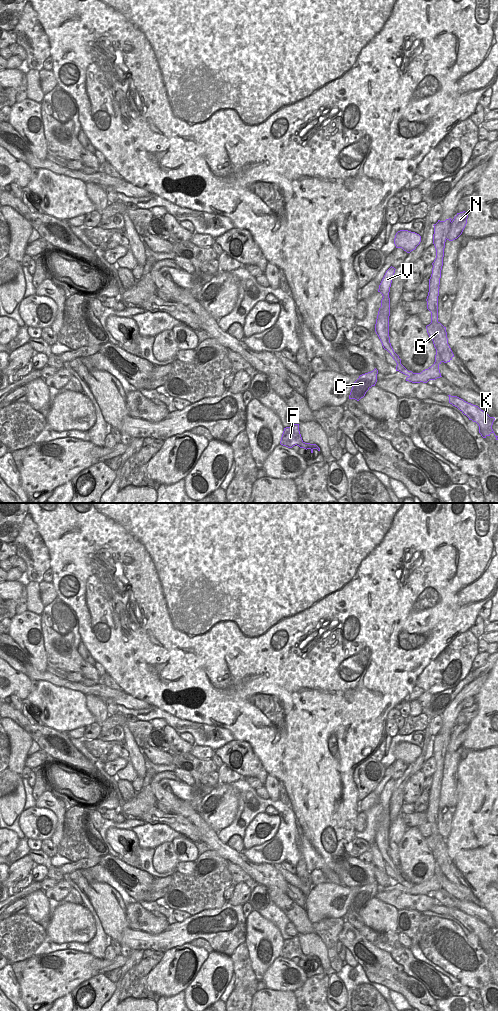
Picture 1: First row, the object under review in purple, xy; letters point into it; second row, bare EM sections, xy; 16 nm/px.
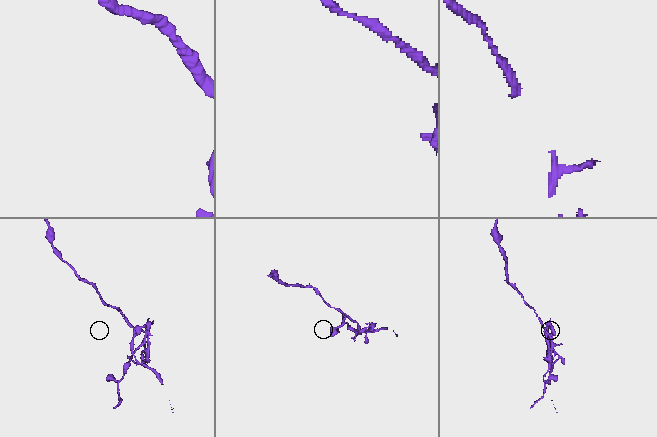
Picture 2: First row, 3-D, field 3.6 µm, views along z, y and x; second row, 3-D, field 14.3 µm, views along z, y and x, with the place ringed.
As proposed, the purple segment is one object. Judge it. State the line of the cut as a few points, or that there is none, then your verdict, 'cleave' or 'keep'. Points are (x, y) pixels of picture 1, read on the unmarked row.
cut xy (414, 885), (409, 888); cleave

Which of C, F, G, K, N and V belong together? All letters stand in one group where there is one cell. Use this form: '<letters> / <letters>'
C F G N / K V

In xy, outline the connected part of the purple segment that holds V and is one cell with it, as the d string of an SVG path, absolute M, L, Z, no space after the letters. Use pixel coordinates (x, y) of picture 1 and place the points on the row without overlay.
M390 779L380 797L378 804L380 804L383 808L381 812L381 819L379 820L376 836L375 836L375 844L378 847L382 858L385 862L387 862L390 867L393 869L393 871L396 873L396 883L399 883L407 888L412 888L414 885L412 883L408 883L402 876L401 871L399 868L394 864L391 855L390 855L390 849L389 849L389 828L390 828L390 810L389 810L389 804L390 799L392 795L392 791L395 785L395 780Z

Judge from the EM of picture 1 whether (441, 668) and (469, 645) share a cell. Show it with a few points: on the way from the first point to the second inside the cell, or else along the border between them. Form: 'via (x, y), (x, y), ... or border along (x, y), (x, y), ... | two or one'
via (448, 662), (462, 651) | one

